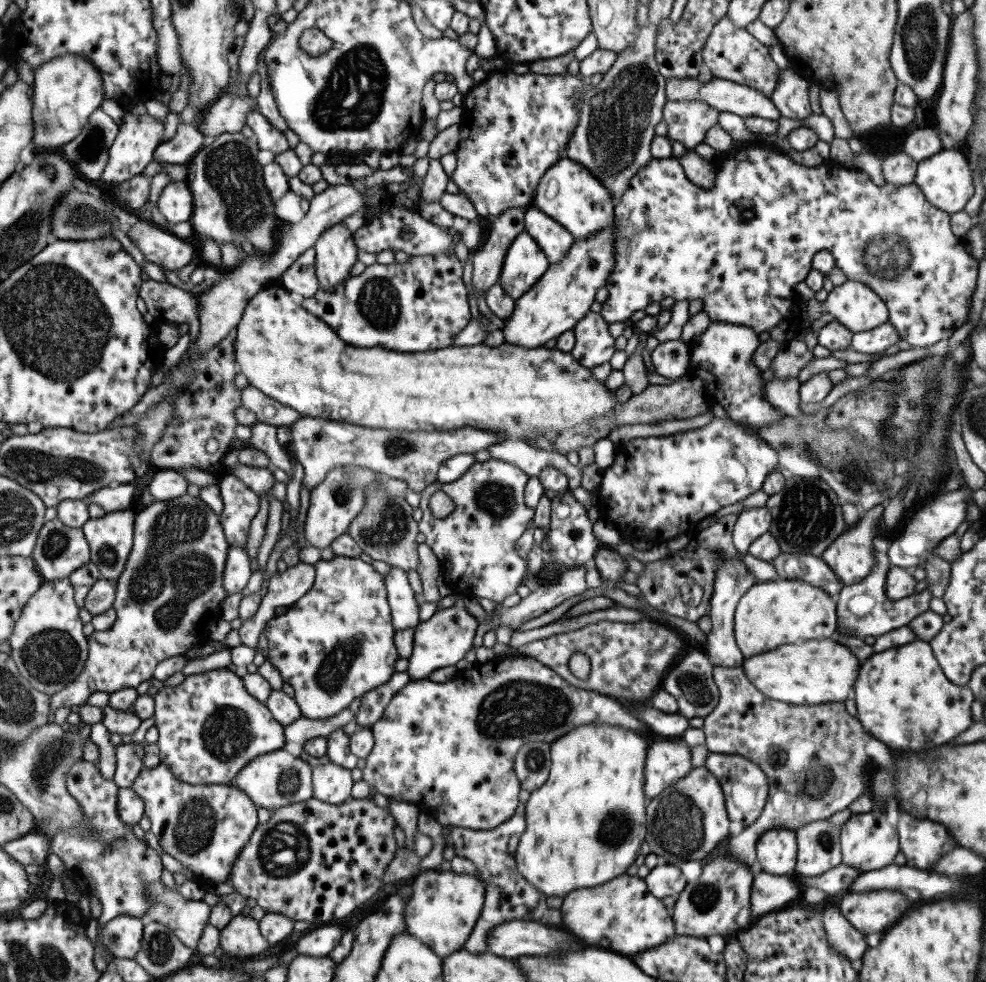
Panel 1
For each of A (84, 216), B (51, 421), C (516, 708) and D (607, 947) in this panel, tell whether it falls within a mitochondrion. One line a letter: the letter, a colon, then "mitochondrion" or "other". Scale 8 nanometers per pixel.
A: mitochondrion
B: other
C: mitochondrion
D: other

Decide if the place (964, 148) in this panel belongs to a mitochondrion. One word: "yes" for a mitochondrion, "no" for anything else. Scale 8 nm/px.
no

